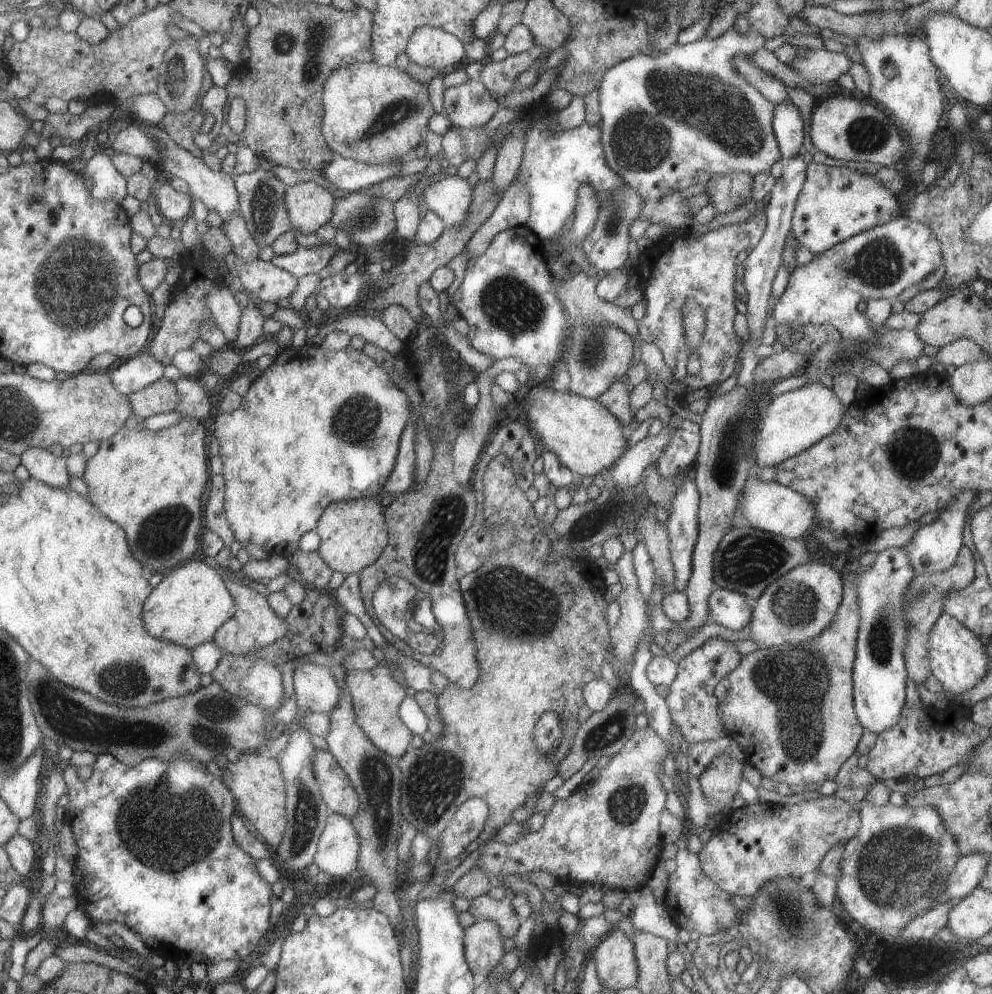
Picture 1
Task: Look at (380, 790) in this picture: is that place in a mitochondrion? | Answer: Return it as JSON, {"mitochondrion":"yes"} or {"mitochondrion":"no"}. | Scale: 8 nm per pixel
{"mitochondrion":"yes"}

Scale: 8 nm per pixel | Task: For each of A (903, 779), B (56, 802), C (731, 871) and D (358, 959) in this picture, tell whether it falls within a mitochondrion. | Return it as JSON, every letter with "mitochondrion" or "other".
{"A":"other","B":"other","C":"other","D":"mitochondrion"}

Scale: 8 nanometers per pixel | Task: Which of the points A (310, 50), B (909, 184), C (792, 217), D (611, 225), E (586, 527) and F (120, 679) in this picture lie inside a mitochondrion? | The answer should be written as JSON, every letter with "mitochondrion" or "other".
{"A":"mitochondrion","B":"other","C":"other","D":"mitochondrion","E":"mitochondrion","F":"mitochondrion"}

